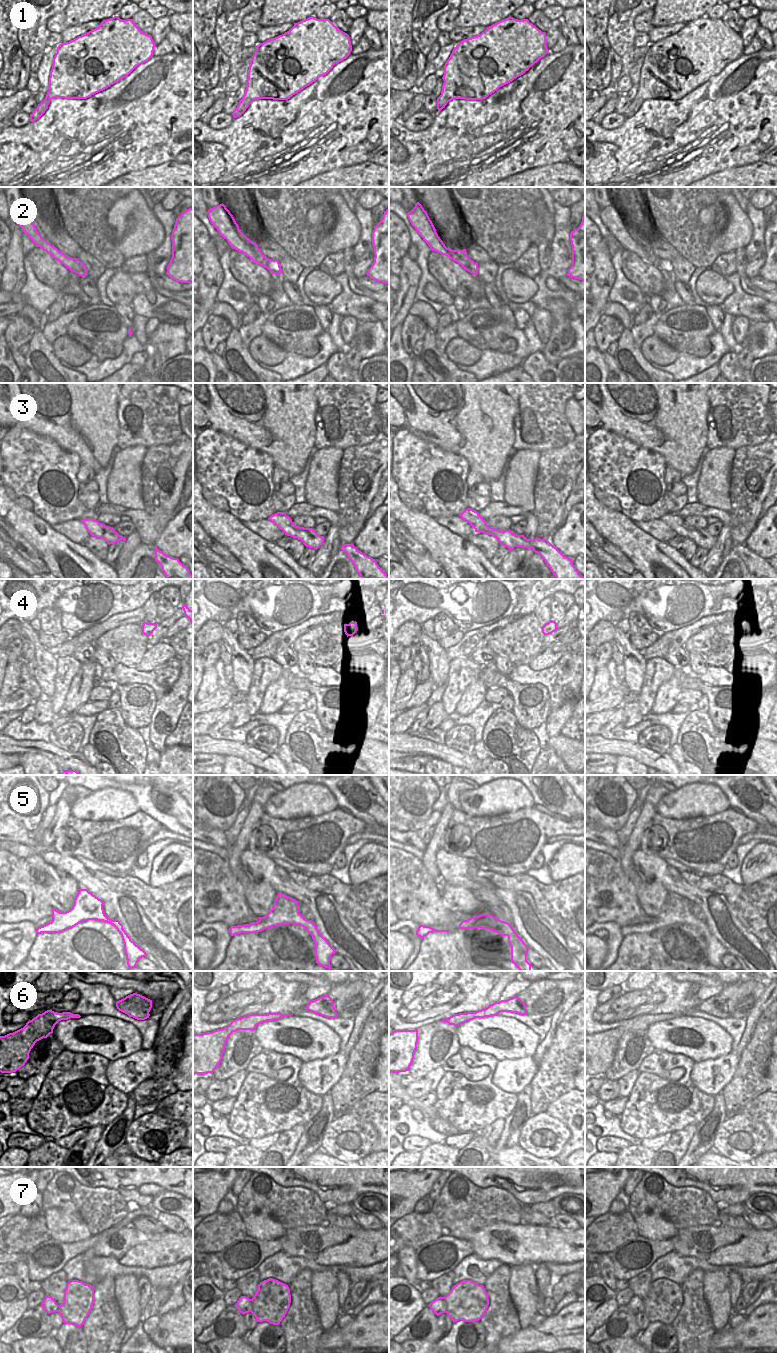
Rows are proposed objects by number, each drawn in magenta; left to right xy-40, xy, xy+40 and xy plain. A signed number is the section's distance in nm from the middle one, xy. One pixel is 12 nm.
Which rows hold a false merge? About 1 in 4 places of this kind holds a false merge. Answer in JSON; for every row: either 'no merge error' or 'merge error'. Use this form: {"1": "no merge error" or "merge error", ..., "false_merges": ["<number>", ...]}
{"1": "no merge error", "2": "merge error", "3": "no merge error", "4": "no merge error", "5": "no merge error", "6": "no merge error", "7": "no merge error", "false_merges": ["2"]}

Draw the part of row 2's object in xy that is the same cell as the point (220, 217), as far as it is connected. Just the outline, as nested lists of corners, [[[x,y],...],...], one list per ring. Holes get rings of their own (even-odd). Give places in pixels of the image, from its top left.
[[[223,203],[210,208],[208,210],[208,218],[232,249],[242,252],[253,262],[268,268],[268,260],[263,256],[257,244],[241,232],[233,215]]]

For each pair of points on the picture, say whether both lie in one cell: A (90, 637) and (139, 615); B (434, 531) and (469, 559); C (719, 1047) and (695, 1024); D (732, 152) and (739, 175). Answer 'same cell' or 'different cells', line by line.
A: same cell
B: same cell
C: same cell
D: different cells

